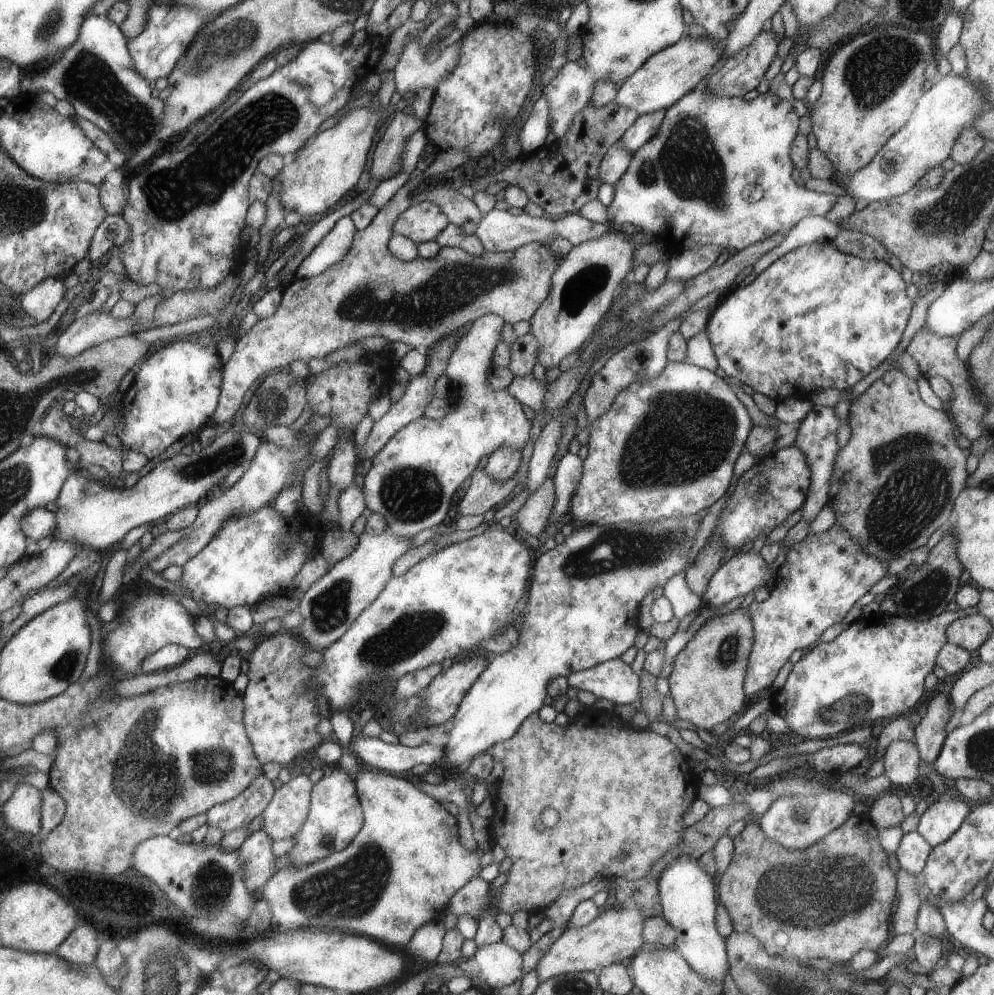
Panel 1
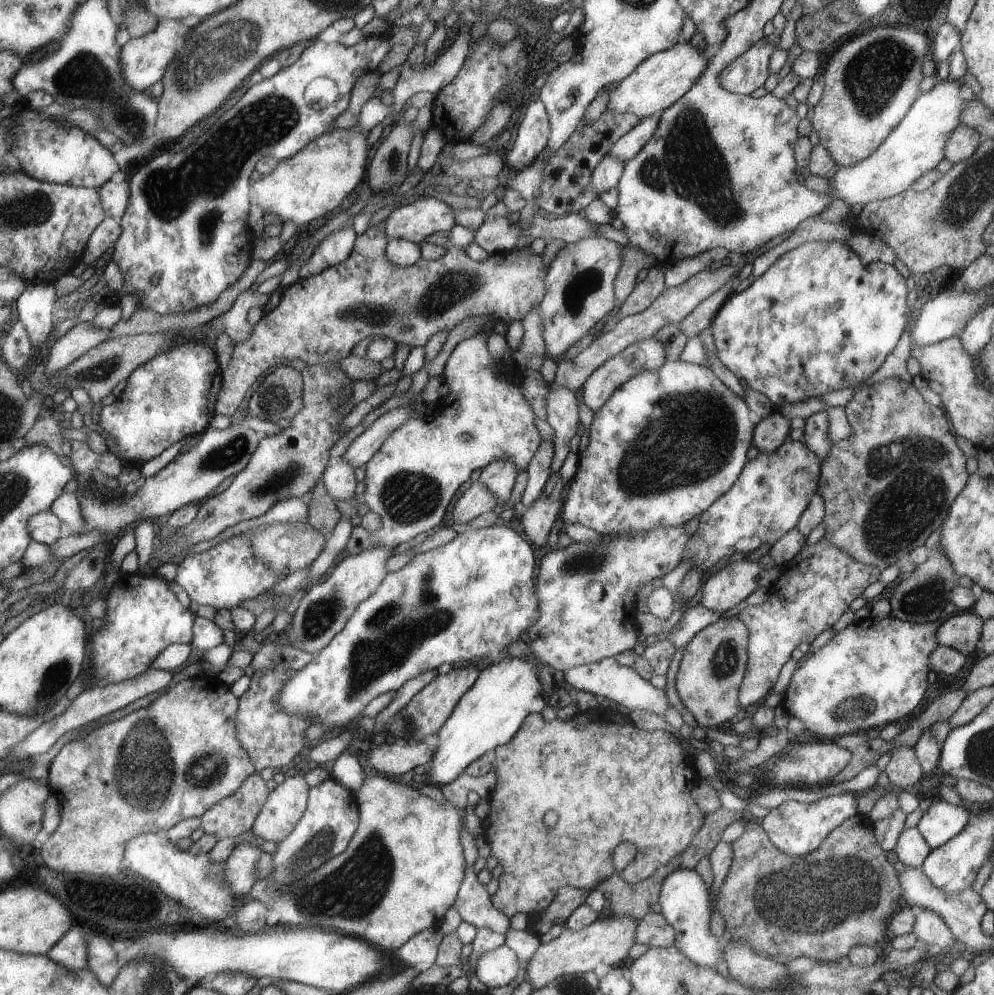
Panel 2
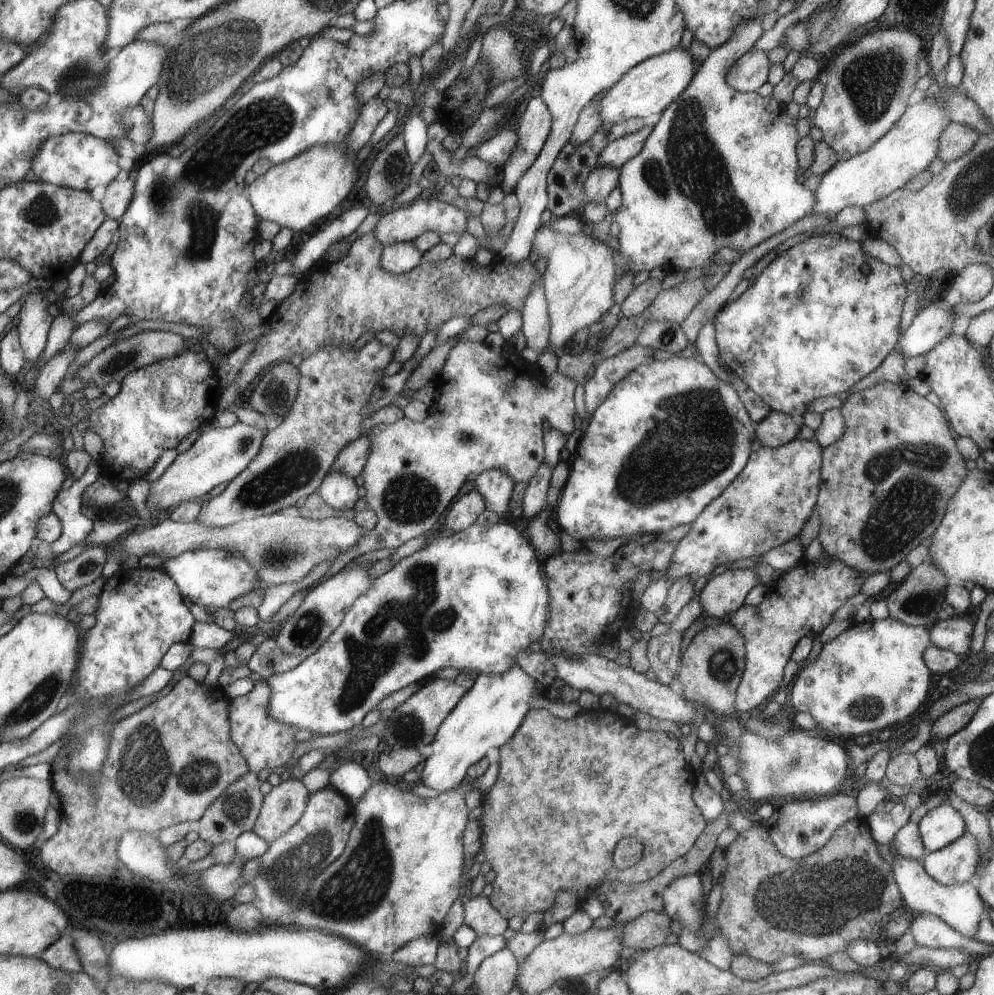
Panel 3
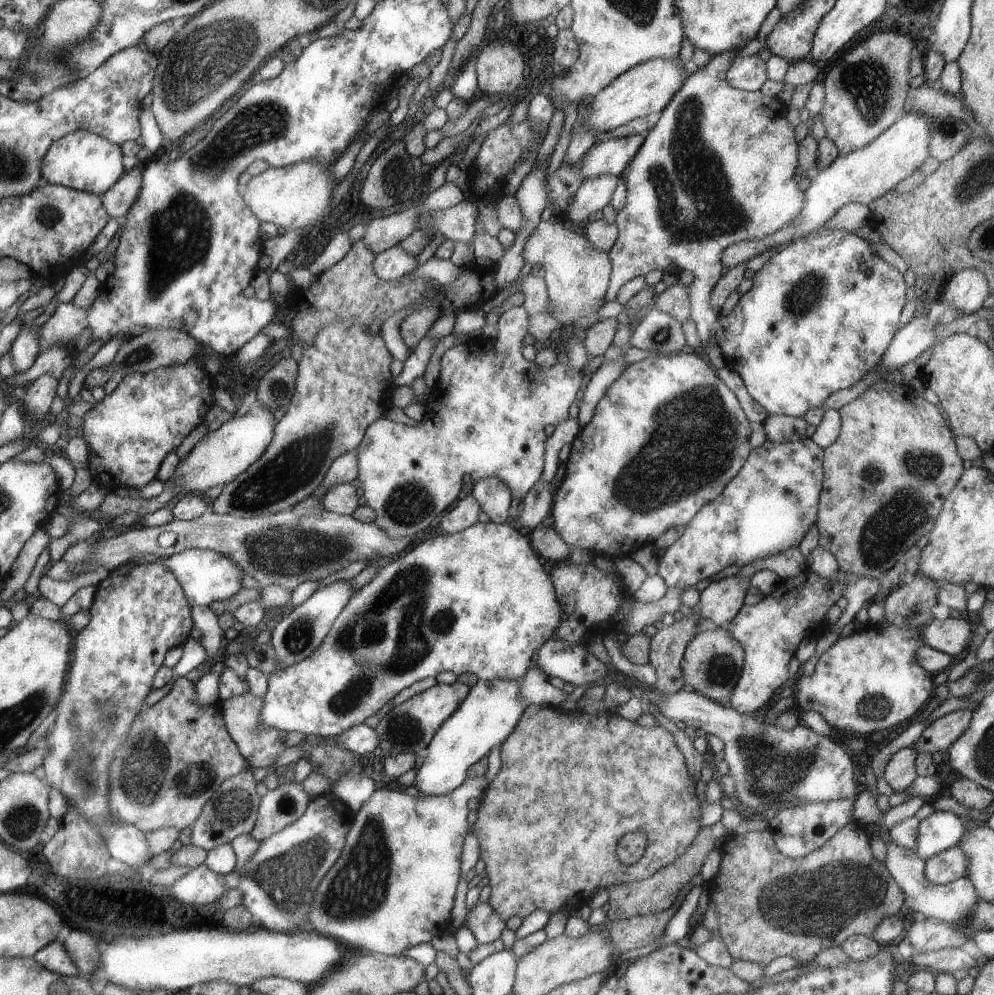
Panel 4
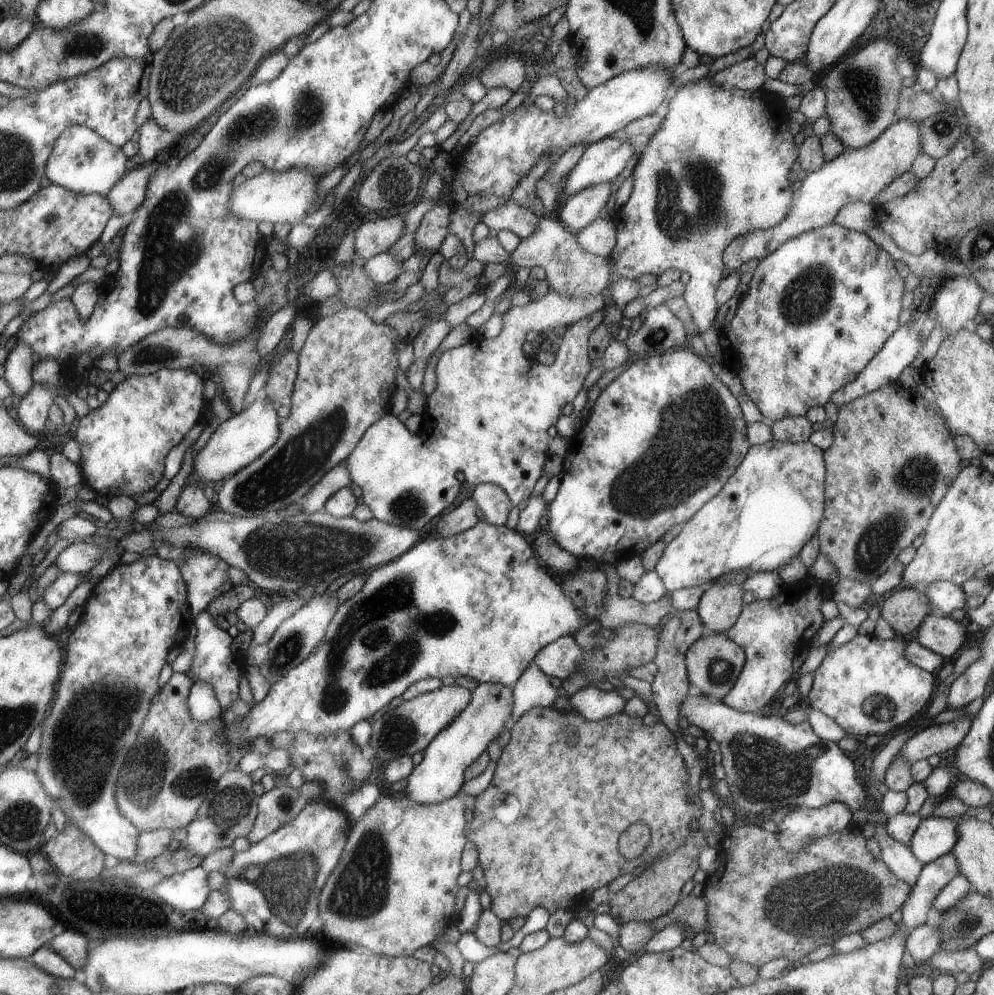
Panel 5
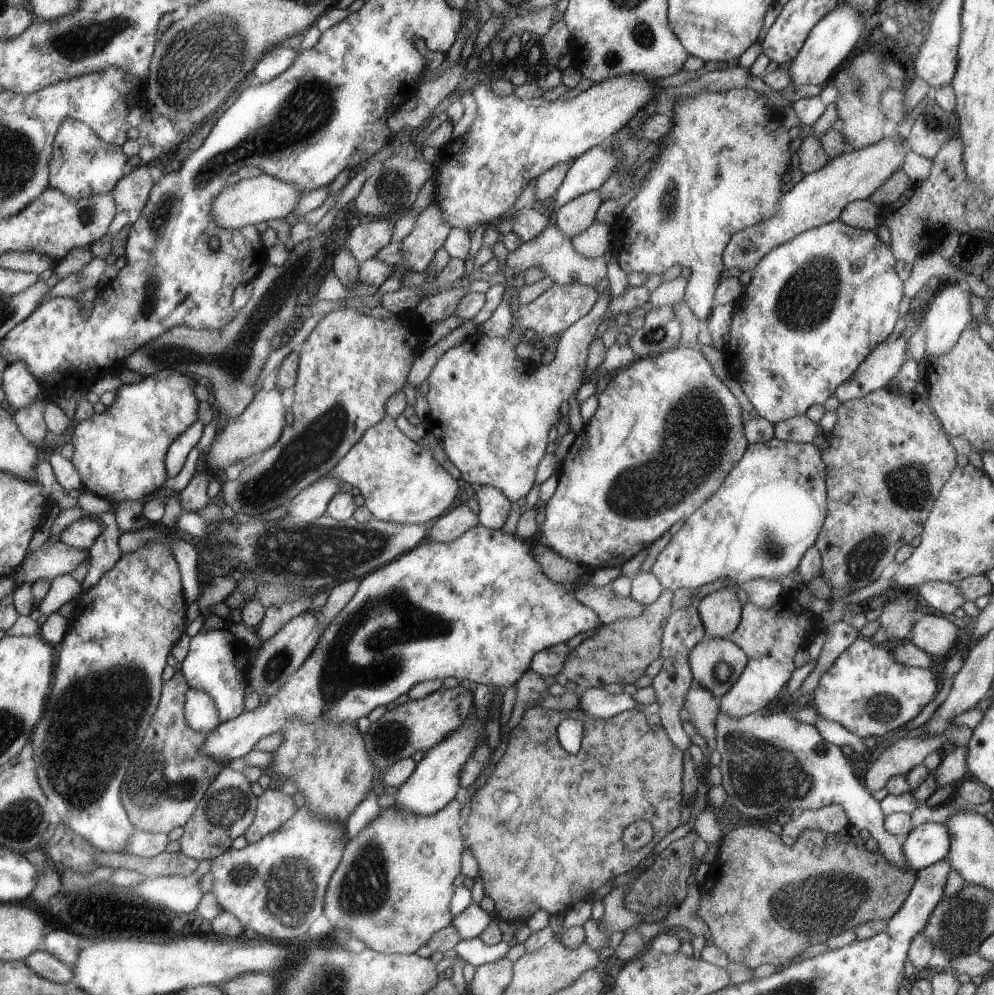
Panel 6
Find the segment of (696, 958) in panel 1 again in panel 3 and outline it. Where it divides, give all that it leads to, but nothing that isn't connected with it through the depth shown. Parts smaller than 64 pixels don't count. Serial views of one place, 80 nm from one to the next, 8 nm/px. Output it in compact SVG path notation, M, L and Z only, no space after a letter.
M700 872L675 878L663 892L663 912L681 924L678 944L688 952L700 955L708 946L702 936L704 892Z

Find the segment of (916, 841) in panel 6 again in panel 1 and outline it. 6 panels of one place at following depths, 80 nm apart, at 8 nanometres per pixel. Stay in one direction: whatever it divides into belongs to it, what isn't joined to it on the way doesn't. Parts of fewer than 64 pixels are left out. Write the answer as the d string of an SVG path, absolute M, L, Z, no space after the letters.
M939 796L936 800L930 802L929 808L920 816L917 832L934 848L942 844L942 842L949 840L952 834L955 834L956 830L962 826L962 822L966 820L968 814L970 814L970 808L968 808L966 802L962 802L962 800L941 799Z

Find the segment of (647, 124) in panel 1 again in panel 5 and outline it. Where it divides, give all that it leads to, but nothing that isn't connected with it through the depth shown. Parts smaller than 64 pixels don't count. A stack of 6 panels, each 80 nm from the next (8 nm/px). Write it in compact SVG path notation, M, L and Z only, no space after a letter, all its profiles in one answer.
M613 136L588 145L578 164L568 174L562 194L568 198L589 186L611 183L626 168L635 152L634 144Z

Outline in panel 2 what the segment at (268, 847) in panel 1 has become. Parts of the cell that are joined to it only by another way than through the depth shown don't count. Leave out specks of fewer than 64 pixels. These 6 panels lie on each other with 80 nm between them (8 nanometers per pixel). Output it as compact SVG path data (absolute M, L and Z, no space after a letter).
M242 842L235 846L224 862L226 882L236 897L246 899L250 888L259 880L256 864L262 854L262 850L254 842Z

